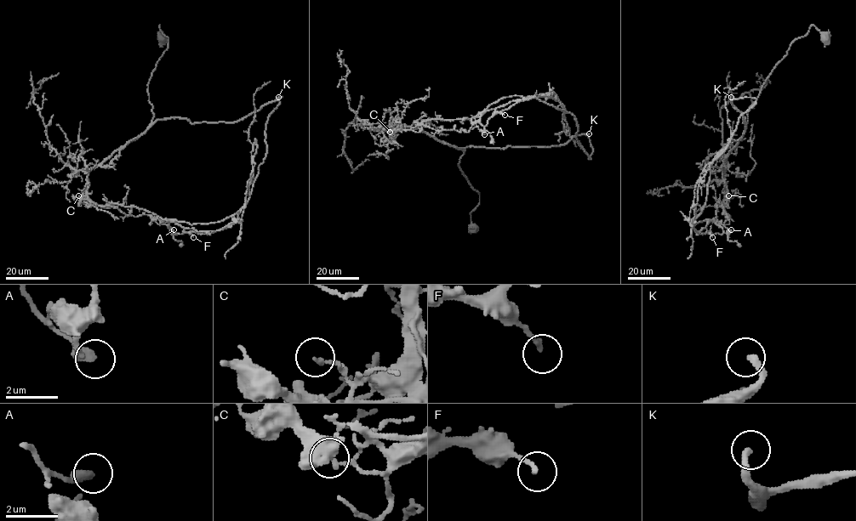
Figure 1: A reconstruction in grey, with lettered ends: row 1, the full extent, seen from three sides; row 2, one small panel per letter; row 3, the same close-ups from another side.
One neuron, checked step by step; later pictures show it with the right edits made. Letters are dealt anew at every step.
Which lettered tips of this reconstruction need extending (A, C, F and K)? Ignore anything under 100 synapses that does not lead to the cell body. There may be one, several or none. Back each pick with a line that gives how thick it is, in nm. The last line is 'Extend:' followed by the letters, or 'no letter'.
K: 260 nm thick
Extend: K

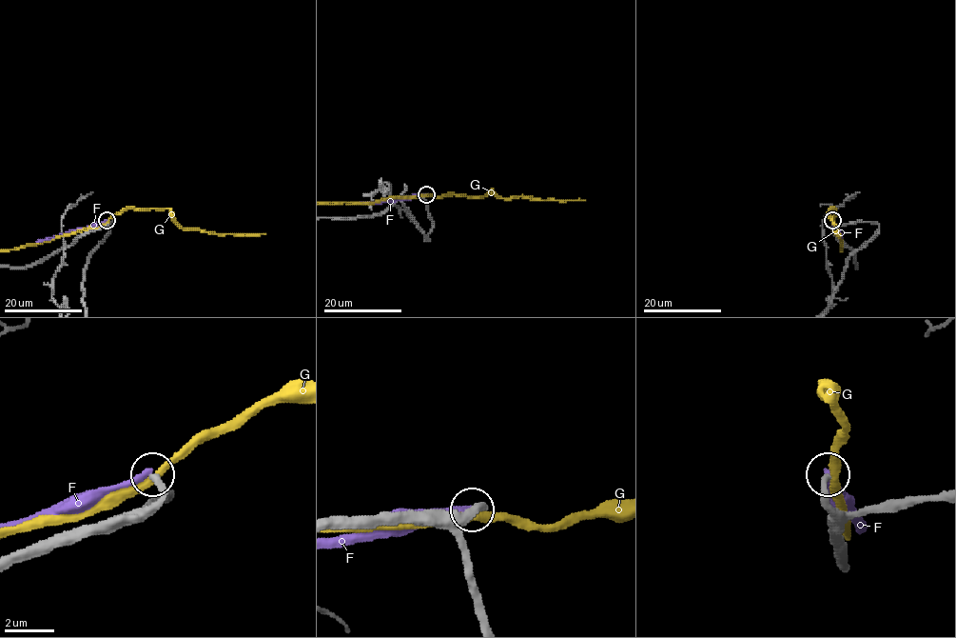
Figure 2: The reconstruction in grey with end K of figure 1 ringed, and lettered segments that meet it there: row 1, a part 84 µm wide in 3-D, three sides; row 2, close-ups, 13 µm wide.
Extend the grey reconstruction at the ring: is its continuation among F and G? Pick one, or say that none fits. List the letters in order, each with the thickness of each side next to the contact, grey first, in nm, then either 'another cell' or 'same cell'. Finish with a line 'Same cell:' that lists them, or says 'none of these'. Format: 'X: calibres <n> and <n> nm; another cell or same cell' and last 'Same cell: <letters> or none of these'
F: calibres 280 and 360 nm; another cell
G: calibres 280 and 300 nm; another cell
Same cell: none of these

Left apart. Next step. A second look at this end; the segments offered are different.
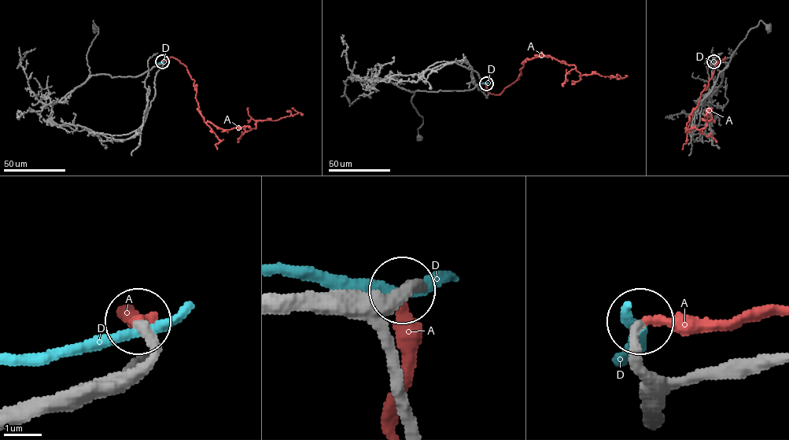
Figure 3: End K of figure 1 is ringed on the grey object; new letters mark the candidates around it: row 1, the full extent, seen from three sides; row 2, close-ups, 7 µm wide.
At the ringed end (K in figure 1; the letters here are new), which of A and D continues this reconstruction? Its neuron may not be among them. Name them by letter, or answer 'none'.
A

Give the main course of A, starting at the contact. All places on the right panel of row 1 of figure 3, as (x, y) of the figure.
A: (713, 61), (725, 57), (715, 66), (689, 116), (687, 129), (704, 128), (706, 109)

